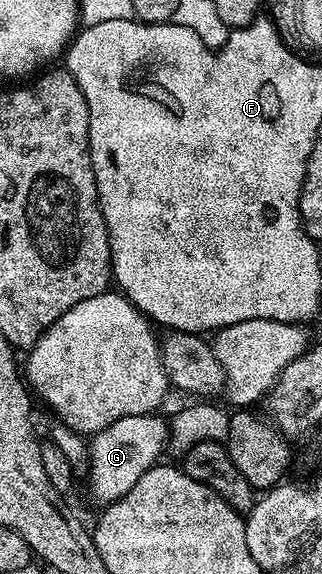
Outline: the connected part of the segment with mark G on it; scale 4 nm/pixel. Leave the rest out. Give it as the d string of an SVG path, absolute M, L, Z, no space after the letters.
M159 413L142 416L122 416L122 420L114 420L104 430L91 435L90 445L86 450L86 467L88 466L88 486L100 504L116 502L138 479L146 476L151 466L161 461L160 453L169 445L168 422L160 419Z

